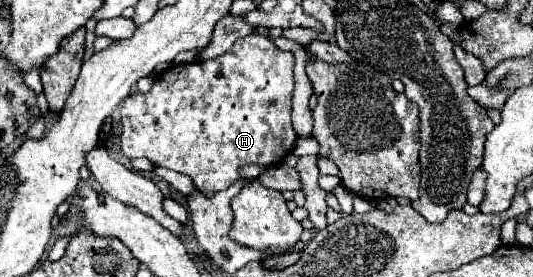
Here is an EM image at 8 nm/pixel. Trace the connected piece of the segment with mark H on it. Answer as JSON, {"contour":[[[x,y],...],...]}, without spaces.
{"contour":[[[247,35],[221,57],[173,65],[155,77],[149,93],[133,93],[121,107],[121,149],[133,157],[145,157],[157,167],[165,167],[191,177],[195,187],[213,197],[241,179],[241,167],[271,167],[285,161],[293,151],[297,135],[291,127],[293,97],[293,53],[281,51],[269,37]]]}

